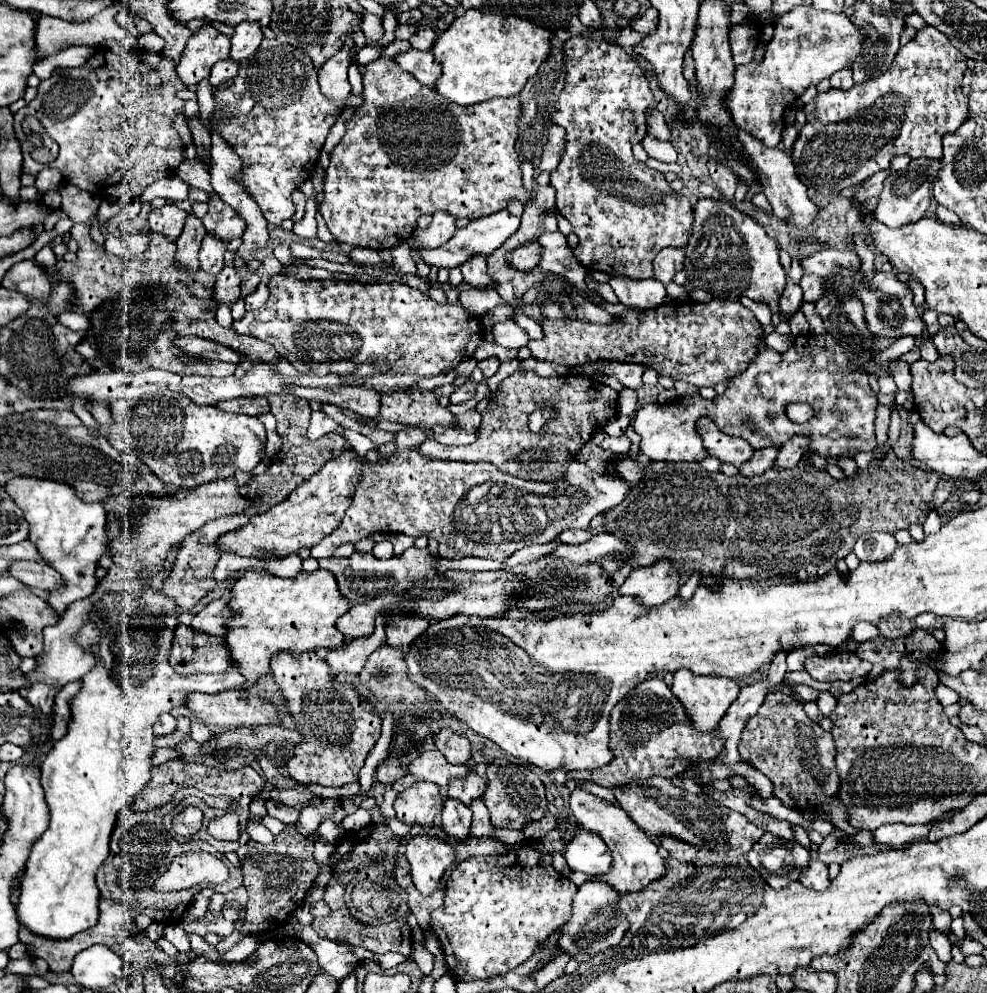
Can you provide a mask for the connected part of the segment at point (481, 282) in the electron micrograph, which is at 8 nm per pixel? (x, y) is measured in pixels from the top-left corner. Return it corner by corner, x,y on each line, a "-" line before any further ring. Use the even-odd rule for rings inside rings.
473,257
467,263
461,265
461,273
463,273
463,281
467,285
471,285
477,291
489,291
489,289
497,289
497,283
491,279
491,275
487,273
487,257

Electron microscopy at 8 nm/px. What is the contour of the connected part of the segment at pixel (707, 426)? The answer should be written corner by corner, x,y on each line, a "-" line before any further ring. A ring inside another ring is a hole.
701,417
695,429
703,439
705,451
711,457
717,457
721,463
731,463
733,467
741,467
741,463
745,463
755,453
751,445
747,445
747,441
721,433
719,427
707,417

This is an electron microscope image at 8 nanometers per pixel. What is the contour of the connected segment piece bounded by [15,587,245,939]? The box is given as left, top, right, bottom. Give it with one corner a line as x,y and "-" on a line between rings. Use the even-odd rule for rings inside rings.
149,587
143,589
143,593
139,597
133,597
129,593
121,593
121,599
119,601
111,601
113,605
109,609
103,609
99,607
99,615
89,613
89,619
83,621
81,629
75,633
75,641
81,649
85,649
87,653
91,653
95,657
95,669
91,669
87,675
83,675
81,679
81,689
79,693
71,699
71,723
69,723
69,731
67,735
61,739
61,741
55,741
53,749
49,751
49,755
39,763
41,765
41,785
45,789
45,803
49,807
49,829
31,845
31,851
29,851
29,859
25,863
25,875
23,875
23,881
21,881
21,887
19,887
19,899
17,899
17,905
15,905
15,913
17,913
17,919
19,923
33,935
39,935
39,937
49,937
49,939
71,939
73,935
81,933
81,931
87,931
91,929
95,923
97,923
97,917
99,917
99,889
95,885
95,873
97,869
103,865
103,861
107,859
109,855
109,833
119,817
121,811
125,811
133,801
135,801
135,795
141,791
141,787
149,781
149,775
151,775
151,759
153,759
153,723
157,721
157,717
165,711
171,711
171,707
177,707
185,701
185,697
193,691
201,691
201,693
219,693
219,691
225,691
225,689
241,689
245,679
243,675
239,675
237,671
229,671
229,673
215,673
215,675
177,675
173,671
173,667
169,665
167,661
167,645
171,645
171,639
173,639
173,631
171,627
177,627
179,621
177,621
177,603
159,593
159,591
151,591

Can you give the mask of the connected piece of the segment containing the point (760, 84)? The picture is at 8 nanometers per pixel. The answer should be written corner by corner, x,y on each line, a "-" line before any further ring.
795,7
795,11
785,13
775,25
775,35
765,49
763,61
751,61
735,69
735,85
725,97
735,125
749,135
755,135
763,145
777,147
785,127
785,107
789,107
807,87
819,85
843,67
851,67
865,37
865,29
859,29
843,13
815,11
813,7

